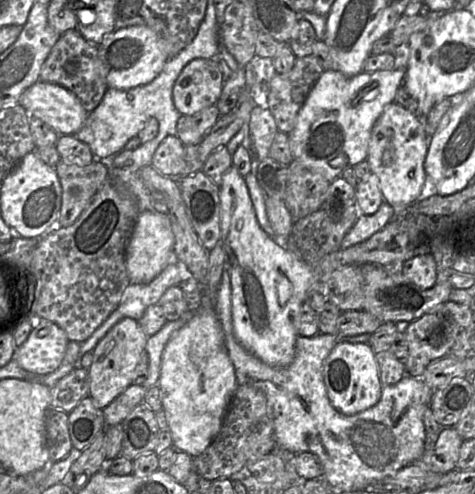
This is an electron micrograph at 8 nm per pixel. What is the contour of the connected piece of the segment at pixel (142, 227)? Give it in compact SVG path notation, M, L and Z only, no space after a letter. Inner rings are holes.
M156 211L140 212L125 250L125 263L130 284L150 283L169 263L174 263L176 259L174 234L168 214Z

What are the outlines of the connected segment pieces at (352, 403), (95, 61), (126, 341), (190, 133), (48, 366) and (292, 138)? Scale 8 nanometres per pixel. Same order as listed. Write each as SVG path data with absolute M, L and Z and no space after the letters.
M337 343L324 361L323 380L332 406L344 415L354 415L371 408L381 396L378 365L368 343Z
M77 29L61 34L45 60L40 71L40 80L58 84L71 91L90 113L100 104L108 84L105 70L98 55L99 46L86 40Z
M123 318L98 342L93 350L93 361L89 368L89 396L99 409L107 407L124 392L133 381L133 372L145 350L147 336L138 321Z
M215 104L193 115L180 115L176 126L176 136L184 146L195 144L219 117L220 113Z
M30 318L33 330L27 340L14 352L19 366L36 375L53 373L61 365L69 339L55 323Z
M406 69L362 71L355 76L346 76L337 70L325 70L309 91L296 122L289 135L289 145L294 159L332 182L341 176L347 166L355 166L366 160L372 128L385 106L394 102L398 88L403 84Z

